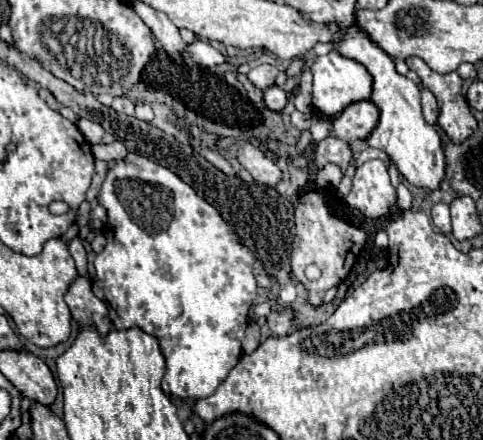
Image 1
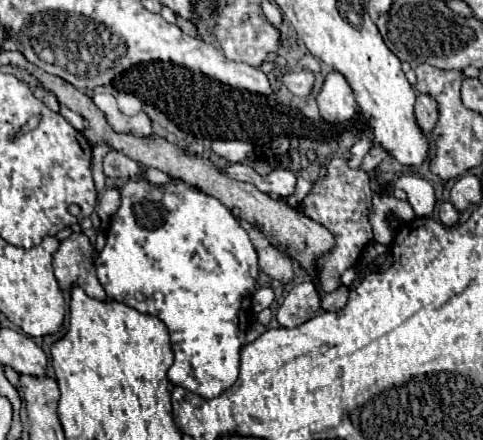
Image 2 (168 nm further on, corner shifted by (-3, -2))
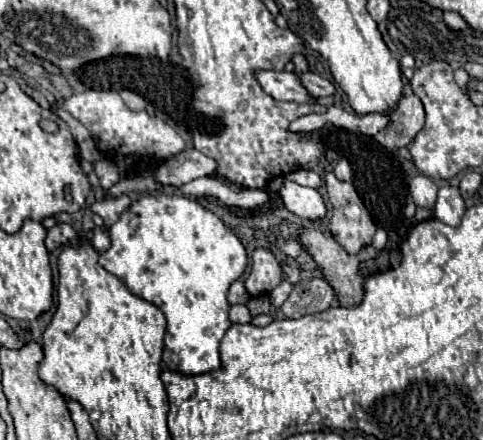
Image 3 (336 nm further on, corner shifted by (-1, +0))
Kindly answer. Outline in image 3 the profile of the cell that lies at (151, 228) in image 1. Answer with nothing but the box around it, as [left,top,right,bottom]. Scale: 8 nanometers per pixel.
[99,193,247,375]

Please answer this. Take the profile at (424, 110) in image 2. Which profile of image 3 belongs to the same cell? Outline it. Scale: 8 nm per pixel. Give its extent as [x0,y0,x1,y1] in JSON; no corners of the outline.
[375,93,425,151]

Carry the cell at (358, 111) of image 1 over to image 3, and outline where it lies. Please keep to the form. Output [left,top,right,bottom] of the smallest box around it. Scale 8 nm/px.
[325,173,377,253]

